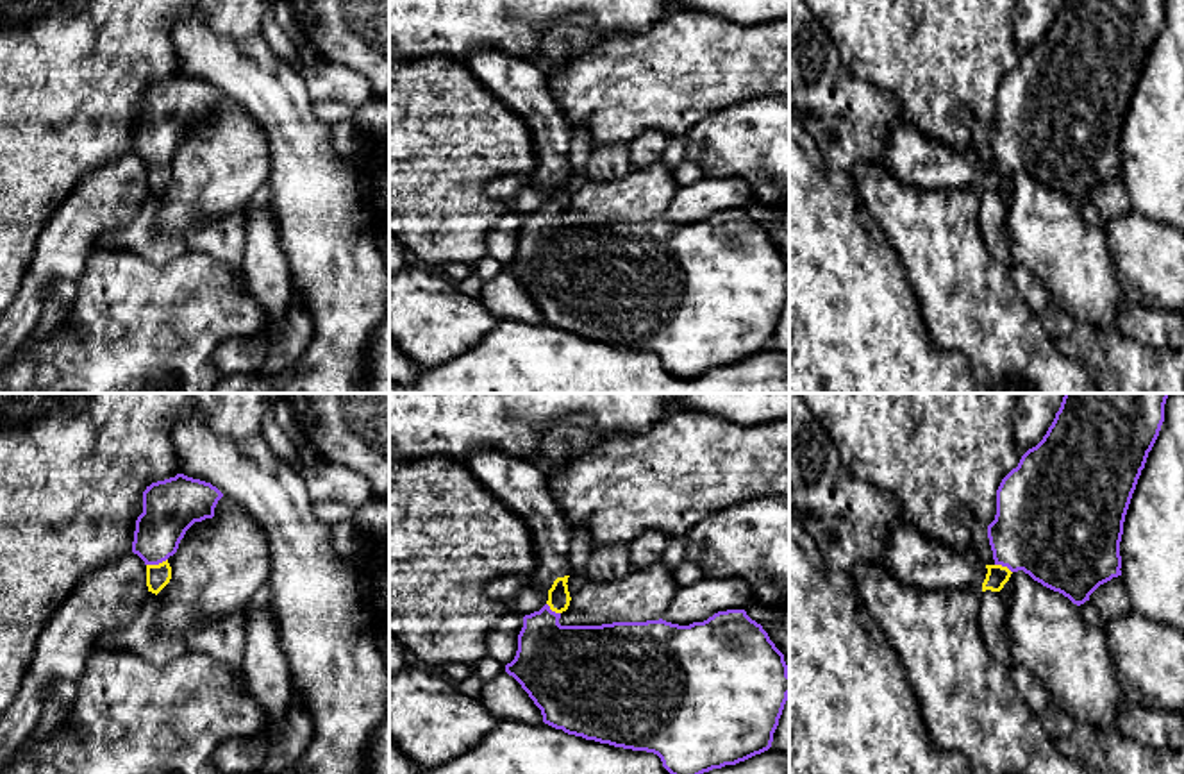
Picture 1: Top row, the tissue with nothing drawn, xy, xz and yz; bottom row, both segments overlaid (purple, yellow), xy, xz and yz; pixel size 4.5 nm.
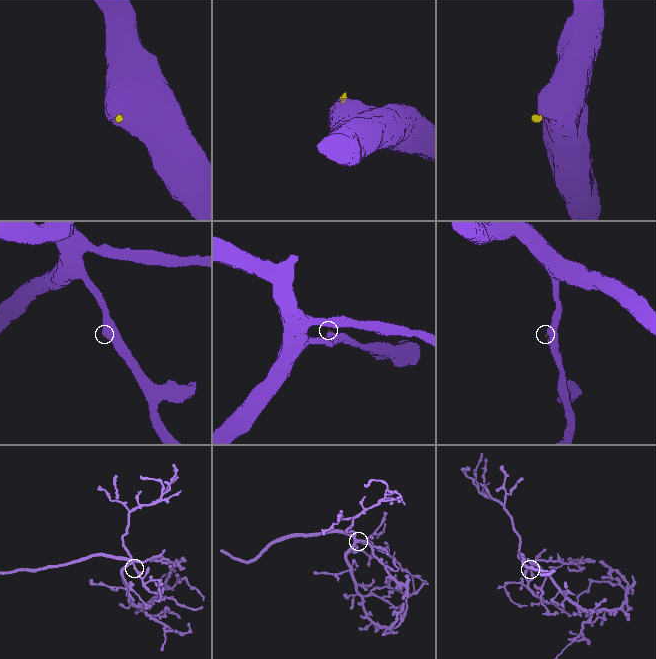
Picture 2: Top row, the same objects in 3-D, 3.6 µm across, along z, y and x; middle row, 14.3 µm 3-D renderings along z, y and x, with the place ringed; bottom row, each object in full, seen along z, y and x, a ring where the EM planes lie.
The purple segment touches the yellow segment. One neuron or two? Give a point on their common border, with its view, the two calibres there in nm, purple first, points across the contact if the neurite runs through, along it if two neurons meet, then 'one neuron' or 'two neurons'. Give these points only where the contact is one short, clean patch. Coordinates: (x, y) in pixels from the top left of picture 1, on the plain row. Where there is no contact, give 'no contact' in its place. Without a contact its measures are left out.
contact xy (156, 163); calibres 240 and 110 nm; way xy (168, 109), (156, 138), (156, 163), (158, 176); one neuron

